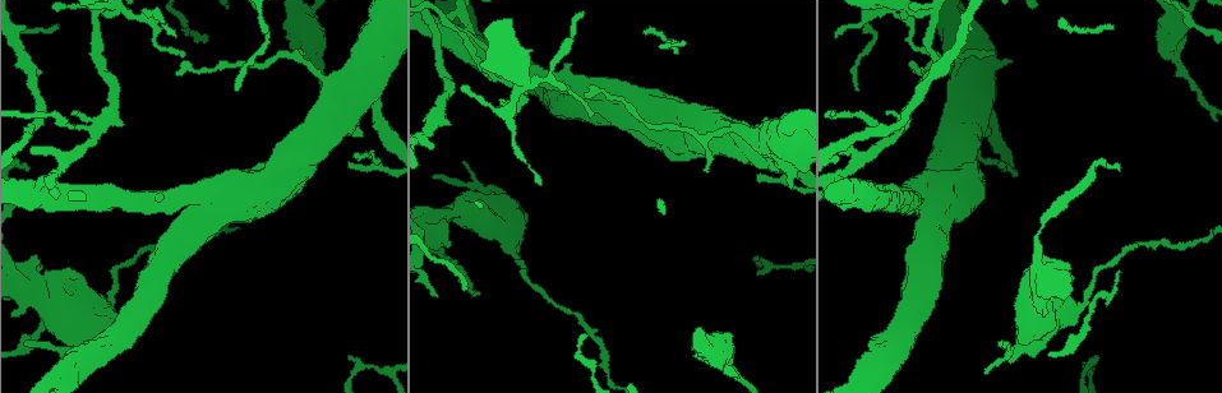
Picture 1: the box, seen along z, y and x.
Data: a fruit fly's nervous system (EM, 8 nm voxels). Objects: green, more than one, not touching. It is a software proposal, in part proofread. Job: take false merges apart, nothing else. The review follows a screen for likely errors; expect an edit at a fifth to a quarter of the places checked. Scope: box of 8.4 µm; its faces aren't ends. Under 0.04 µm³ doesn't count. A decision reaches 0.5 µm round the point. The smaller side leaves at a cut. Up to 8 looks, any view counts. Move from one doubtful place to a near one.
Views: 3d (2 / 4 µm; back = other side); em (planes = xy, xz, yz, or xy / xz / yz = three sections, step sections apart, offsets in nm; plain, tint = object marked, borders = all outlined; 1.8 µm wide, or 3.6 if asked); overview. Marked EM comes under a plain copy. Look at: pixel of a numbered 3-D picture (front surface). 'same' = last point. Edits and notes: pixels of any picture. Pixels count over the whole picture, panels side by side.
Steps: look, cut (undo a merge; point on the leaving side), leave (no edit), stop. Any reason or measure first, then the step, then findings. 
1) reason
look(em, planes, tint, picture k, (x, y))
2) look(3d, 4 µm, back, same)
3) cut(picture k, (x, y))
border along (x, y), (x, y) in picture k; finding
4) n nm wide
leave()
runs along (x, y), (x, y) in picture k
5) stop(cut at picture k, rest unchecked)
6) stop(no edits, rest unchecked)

three arms meet
look(3d, 2 µm, back, picture 1, (95, 127))

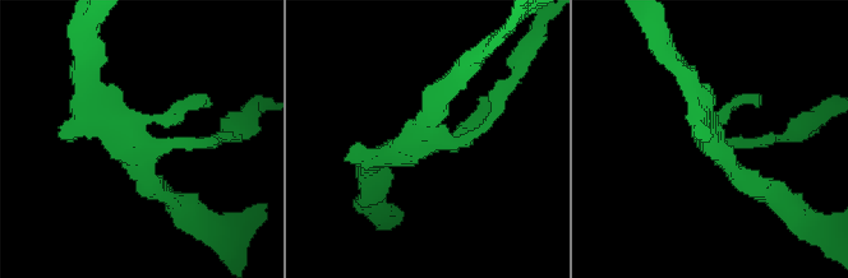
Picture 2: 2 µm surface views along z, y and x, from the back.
look(em, xz, step 8, tint, picture 2, (136, 152))

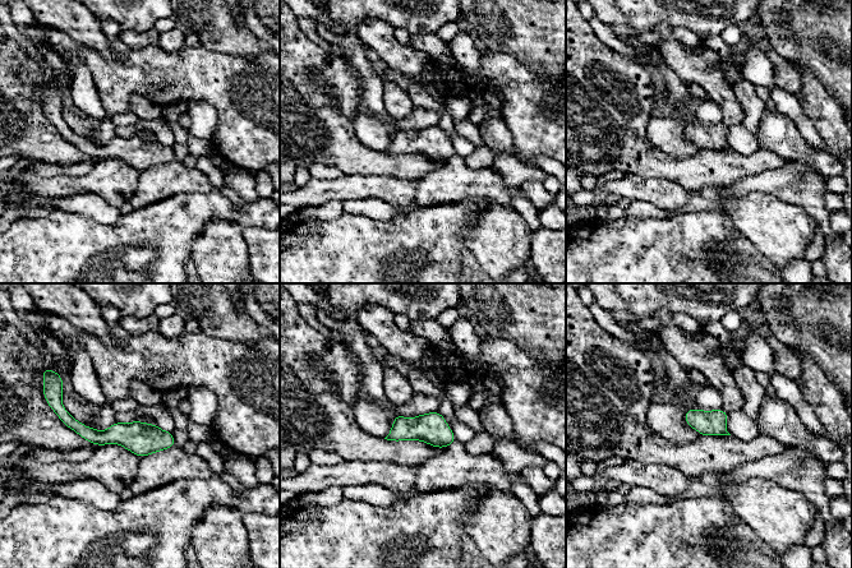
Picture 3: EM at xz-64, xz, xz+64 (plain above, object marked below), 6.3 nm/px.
look(em, planes, tint, same)

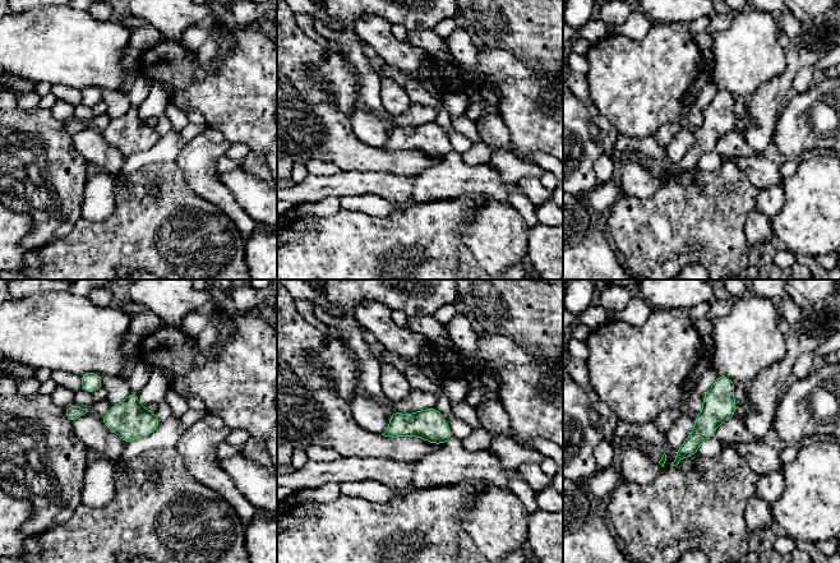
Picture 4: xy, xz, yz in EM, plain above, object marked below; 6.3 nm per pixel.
leave()
one neuron here

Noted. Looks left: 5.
sudden change in width
look(em, 3.6 µm, xz, step 8, tint, picture 1, (214, 200))

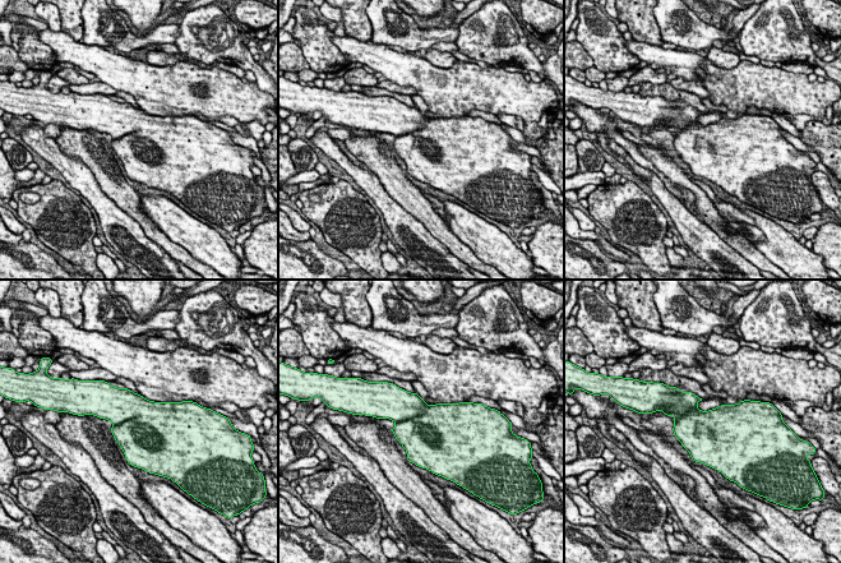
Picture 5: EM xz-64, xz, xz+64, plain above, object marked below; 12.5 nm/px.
look(em, 3.6 µm, planes, tint, same)

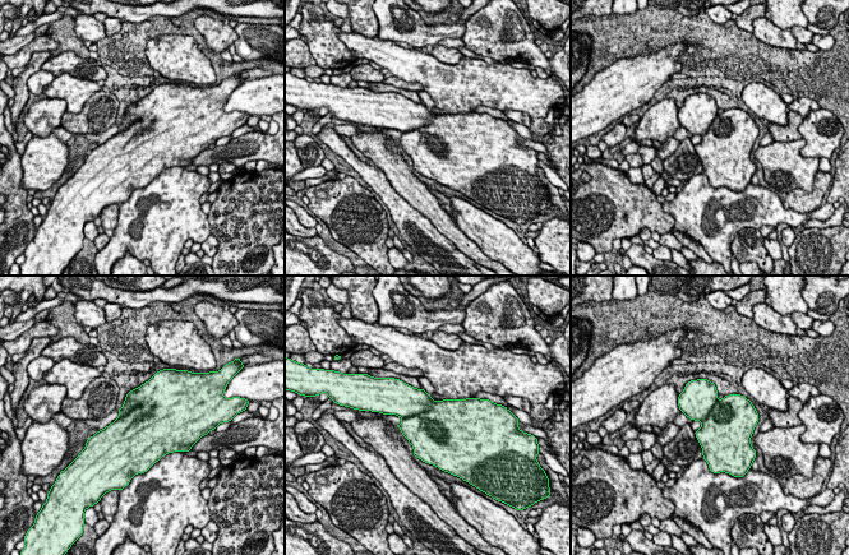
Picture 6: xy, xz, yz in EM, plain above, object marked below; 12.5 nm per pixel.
600 nm wide
leave()
continuous, no second neuron

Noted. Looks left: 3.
four-way junction
look(em, 3.6 µm, xy, step 16, tint, picture 1, (981, 95))

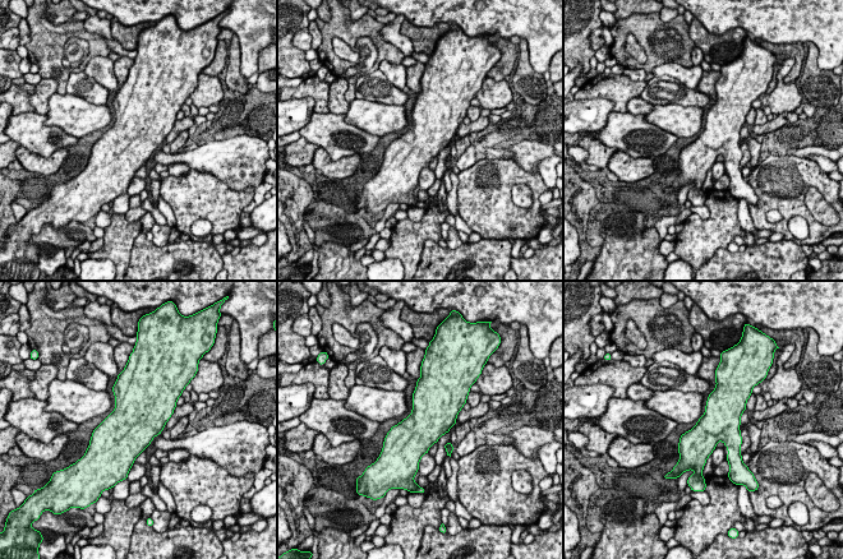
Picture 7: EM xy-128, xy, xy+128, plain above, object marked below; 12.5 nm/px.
look(em, 3.6 µm, yz, step 4, borders, same)

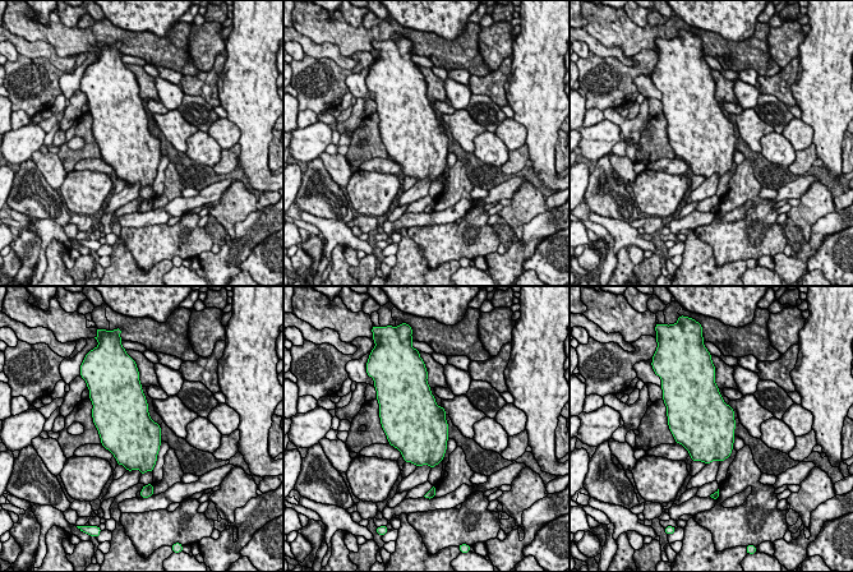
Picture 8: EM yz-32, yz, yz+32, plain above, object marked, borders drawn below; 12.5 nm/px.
leave()
all the same neuron

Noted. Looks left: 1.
stop(no edits, rest unchecked)

